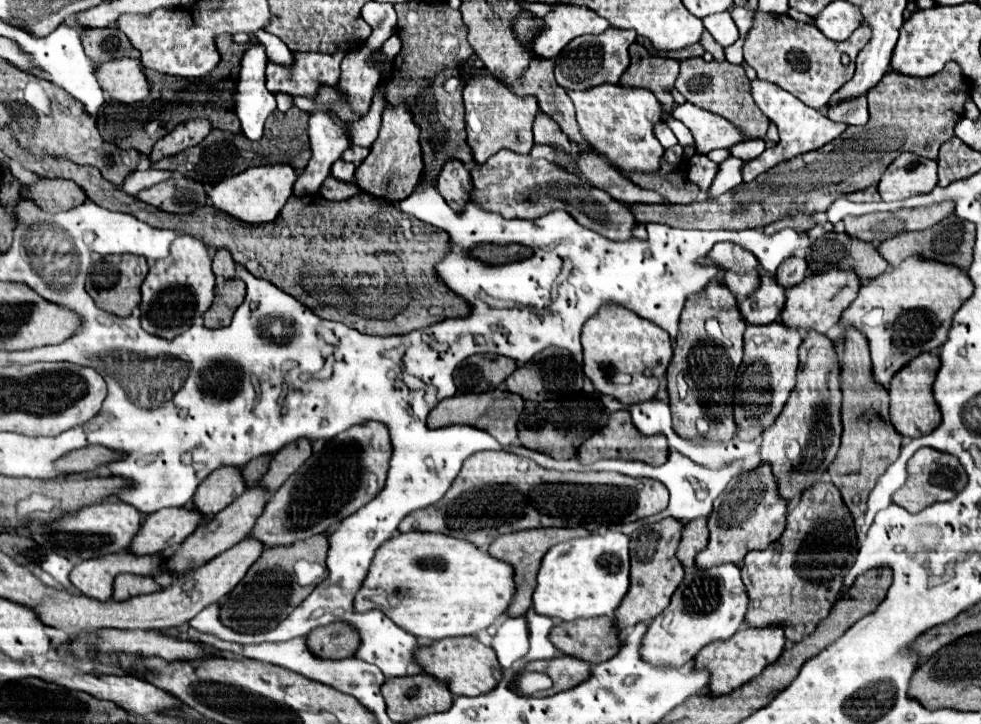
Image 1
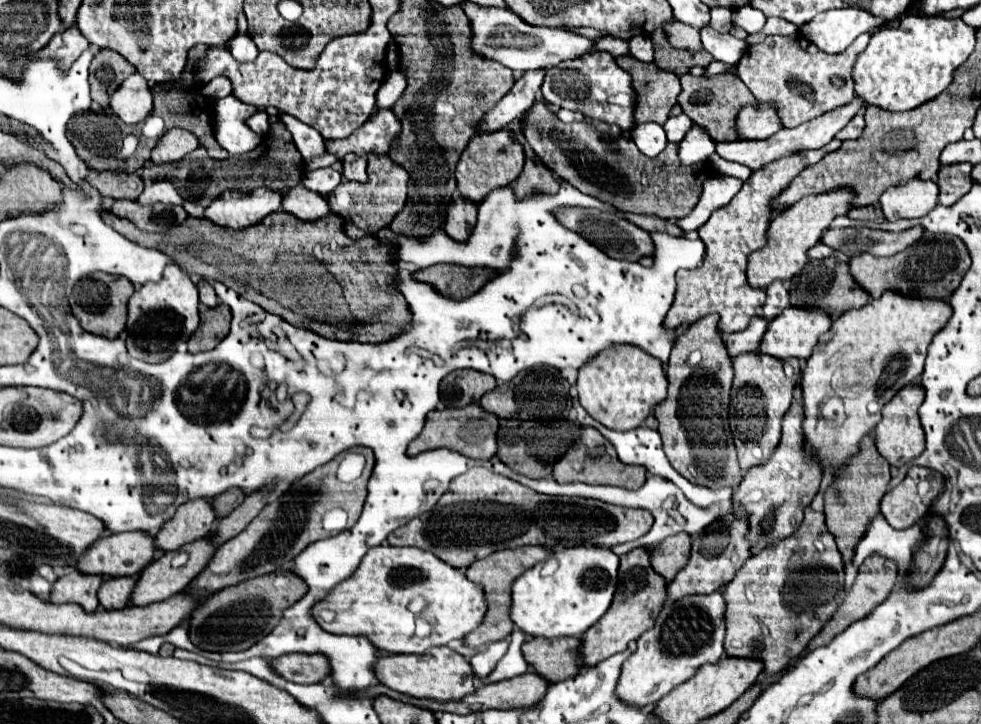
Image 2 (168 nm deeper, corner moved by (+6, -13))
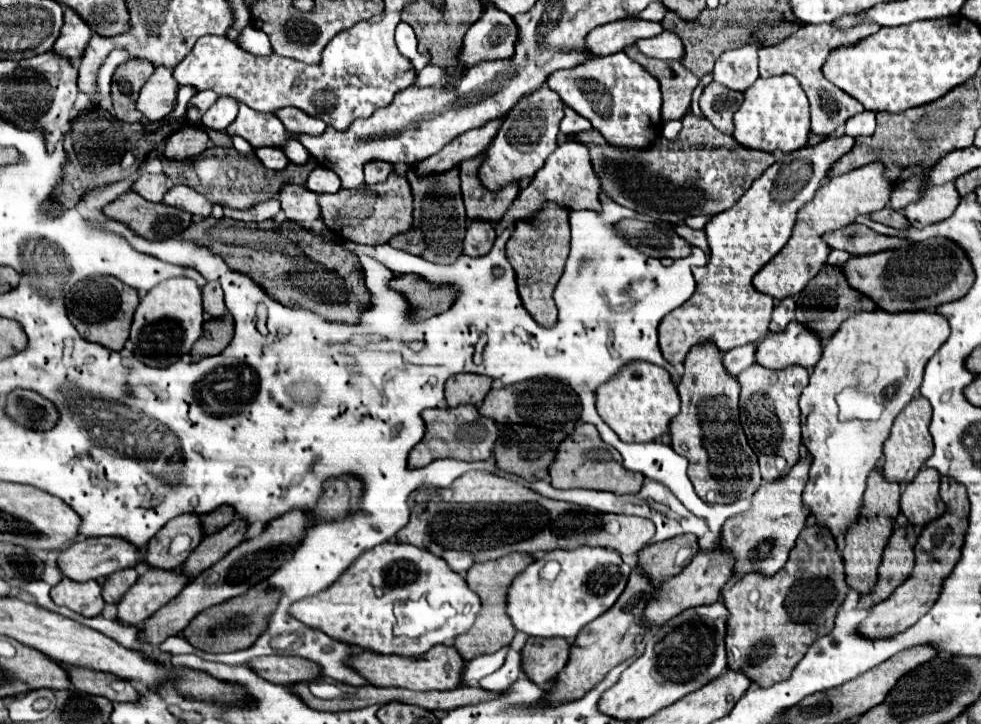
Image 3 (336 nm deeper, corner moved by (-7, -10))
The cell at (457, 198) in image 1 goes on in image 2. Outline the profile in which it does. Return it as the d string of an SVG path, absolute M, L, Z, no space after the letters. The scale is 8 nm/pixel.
M459 198L455 202L447 202L445 206L445 232L455 240L469 238L475 226L477 206L467 198Z

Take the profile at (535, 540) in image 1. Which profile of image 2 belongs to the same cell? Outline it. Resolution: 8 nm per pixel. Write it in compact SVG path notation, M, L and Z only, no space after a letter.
M521 546L521 548L515 548L515 550L499 550L499 552L493 552L489 554L487 558L483 560L475 560L469 568L467 568L467 576L473 580L473 582L479 582L483 584L485 588L485 598L489 602L489 612L487 612L487 618L483 620L483 626L479 626L479 630L473 630L465 642L473 648L479 648L483 644L489 644L489 642L495 642L495 640L503 640L507 638L511 632L513 632L513 622L511 622L511 616L509 616L509 606L511 606L511 586L515 582L515 578L519 578L525 570L533 568L537 562L543 562L549 558L549 554L553 554L551 548L547 546Z

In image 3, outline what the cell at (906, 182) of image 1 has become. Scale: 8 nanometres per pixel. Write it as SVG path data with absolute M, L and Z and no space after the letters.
M944 183L938 187L926 189L924 197L920 201L912 203L904 211L904 215L912 227L922 229L926 225L948 219L956 211L958 203L960 203L960 195L958 195L954 183Z

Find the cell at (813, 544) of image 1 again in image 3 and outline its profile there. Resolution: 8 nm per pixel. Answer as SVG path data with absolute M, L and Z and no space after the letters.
M816 525L804 527L790 551L788 563L772 579L748 575L724 589L722 601L730 613L726 625L728 669L748 675L760 687L788 679L792 667L804 657L804 651L818 637L832 631L836 609L848 591L844 563L832 537Z

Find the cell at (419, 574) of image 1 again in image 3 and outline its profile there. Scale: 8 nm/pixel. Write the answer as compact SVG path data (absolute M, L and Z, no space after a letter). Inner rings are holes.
M388 541L364 551L326 591L320 591L312 597L292 603L288 615L304 623L306 627L318 629L328 637L348 645L356 645L380 655L394 653L404 657L416 657L426 653L430 647L438 643L452 645L456 635L472 627L478 611L480 611L478 595L470 591L470 587L464 583L464 577L454 573L444 563L444 559L432 555L430 551L418 549L414 545ZM422 595L438 597L440 603L450 603L456 609L452 631L430 631L430 633L422 633L416 639L394 637L392 633L394 601L402 601L402 603L408 599L414 601L420 599Z

